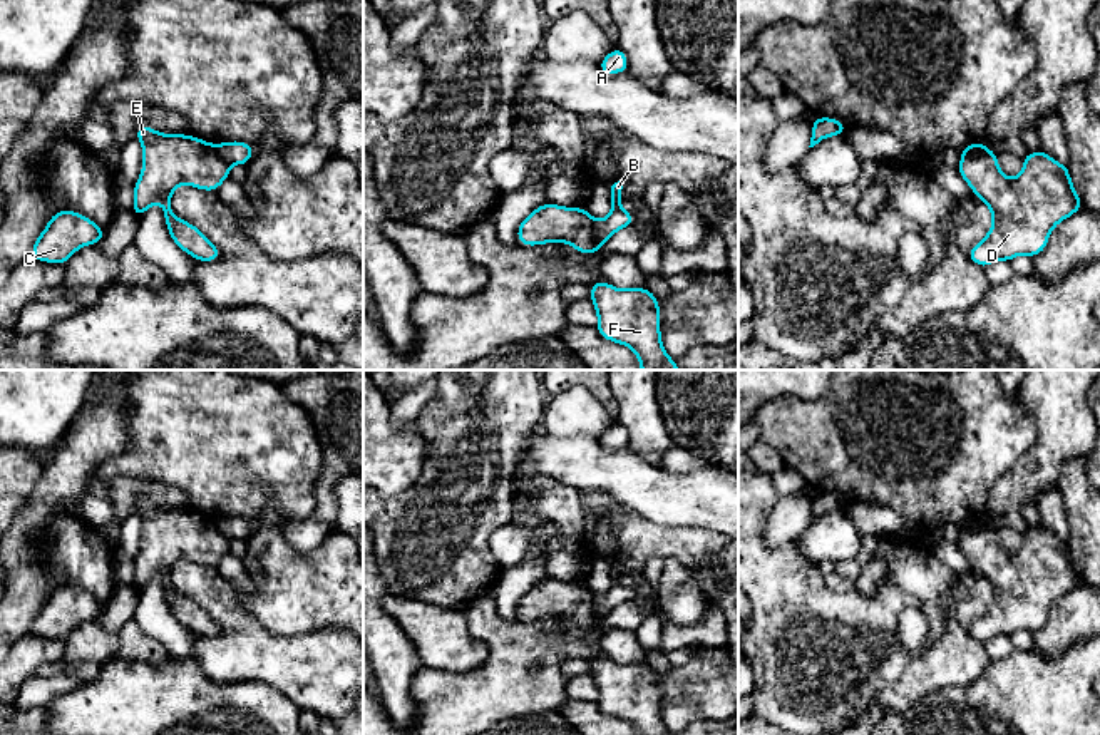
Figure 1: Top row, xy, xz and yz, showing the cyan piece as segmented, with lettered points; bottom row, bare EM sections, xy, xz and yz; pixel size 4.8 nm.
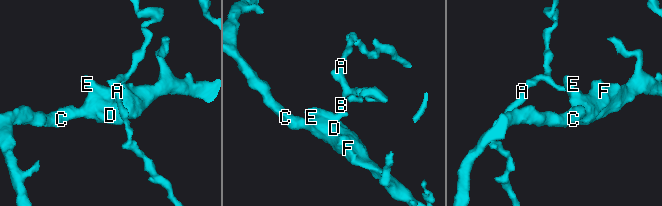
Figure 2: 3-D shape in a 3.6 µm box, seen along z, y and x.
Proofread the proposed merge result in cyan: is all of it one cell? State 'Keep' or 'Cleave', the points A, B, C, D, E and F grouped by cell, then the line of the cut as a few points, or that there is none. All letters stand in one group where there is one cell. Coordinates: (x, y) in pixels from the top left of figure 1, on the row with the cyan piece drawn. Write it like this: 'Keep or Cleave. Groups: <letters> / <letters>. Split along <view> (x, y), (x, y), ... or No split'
Cleave. Groups: A B / C D E F. Split along xz (593, 220), (593, 233), (601, 243)

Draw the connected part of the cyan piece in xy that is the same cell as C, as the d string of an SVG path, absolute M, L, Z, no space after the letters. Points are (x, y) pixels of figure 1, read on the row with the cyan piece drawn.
M62 209L49 219L47 228L33 243L30 258L65 265L79 248L99 243L105 234L87 216Z

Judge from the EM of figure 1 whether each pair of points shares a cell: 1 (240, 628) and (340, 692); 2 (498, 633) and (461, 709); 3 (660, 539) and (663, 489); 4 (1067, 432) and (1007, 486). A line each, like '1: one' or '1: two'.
1: one
2: one
3: two
4: one

